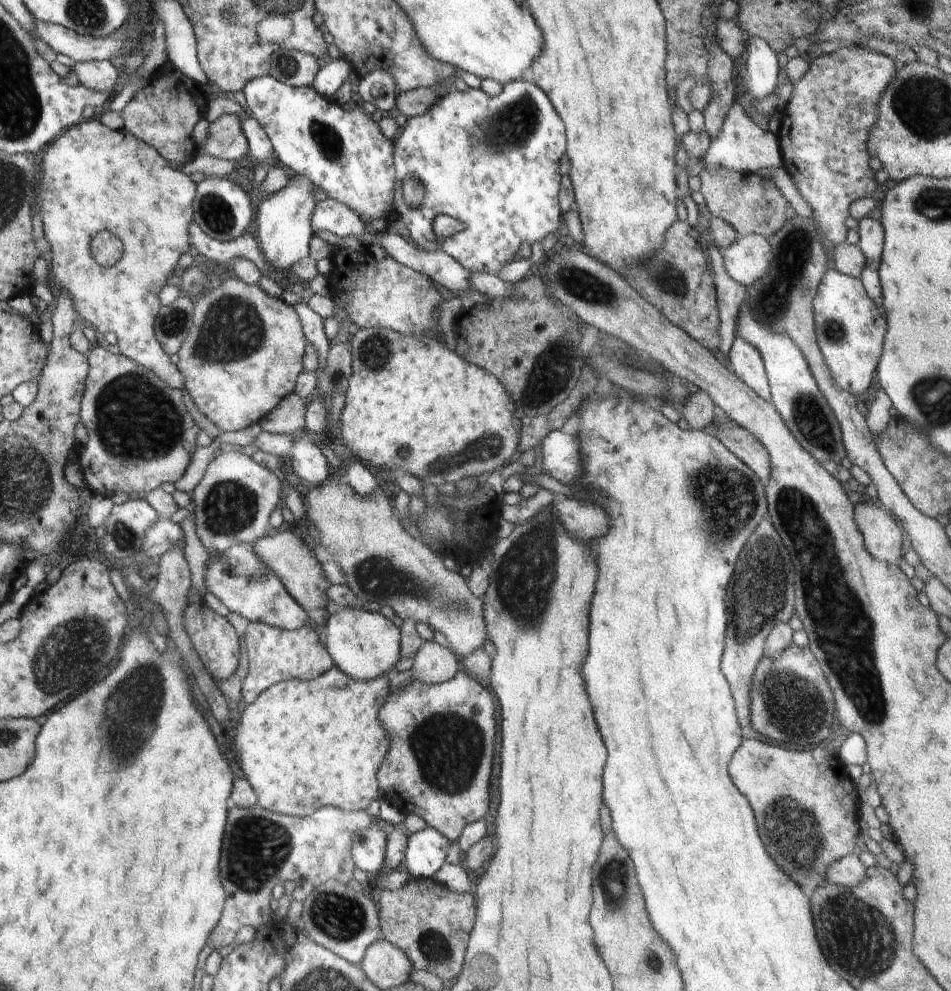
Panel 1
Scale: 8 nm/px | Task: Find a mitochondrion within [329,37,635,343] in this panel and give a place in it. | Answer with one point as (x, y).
(515, 126)

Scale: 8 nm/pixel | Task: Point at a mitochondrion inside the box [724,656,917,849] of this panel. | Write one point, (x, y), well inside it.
(795, 709)

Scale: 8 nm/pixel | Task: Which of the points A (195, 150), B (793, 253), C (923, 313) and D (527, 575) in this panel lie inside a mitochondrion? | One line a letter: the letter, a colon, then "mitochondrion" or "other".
A: other
B: mitochondrion
C: other
D: mitochondrion

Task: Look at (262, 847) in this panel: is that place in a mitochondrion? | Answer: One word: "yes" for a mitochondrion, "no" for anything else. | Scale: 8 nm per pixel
yes

